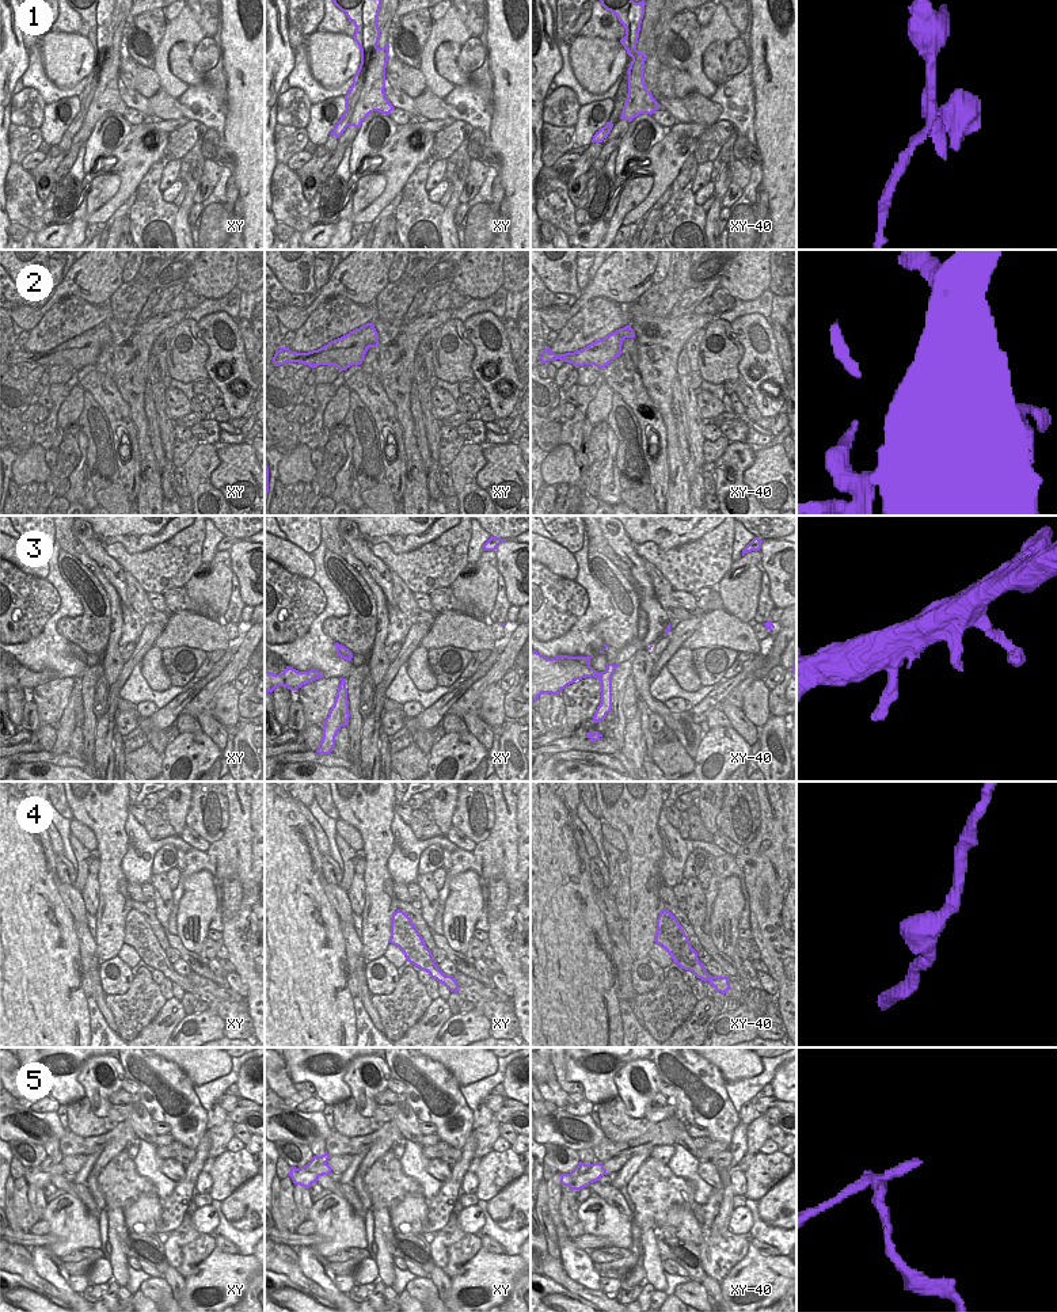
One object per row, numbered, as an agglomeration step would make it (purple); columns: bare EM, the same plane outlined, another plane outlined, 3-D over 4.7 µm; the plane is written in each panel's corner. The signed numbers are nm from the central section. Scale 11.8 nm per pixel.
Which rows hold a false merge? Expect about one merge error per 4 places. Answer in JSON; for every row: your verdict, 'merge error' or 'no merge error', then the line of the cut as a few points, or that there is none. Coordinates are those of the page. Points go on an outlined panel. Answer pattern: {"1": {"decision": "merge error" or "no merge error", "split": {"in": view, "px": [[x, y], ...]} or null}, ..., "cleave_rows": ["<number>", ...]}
{"1": {"decision": "merge error", "split": {"in": "xy", "px": [[377, 48], [376, 57], [368, 67], [365, 84], [349, 125]]}}, "2": {"decision": "no merge error", "split": null}, "3": {"decision": "no merge error", "split": null}, "4": {"decision": "no merge error", "split": null}, "5": {"decision": "merge error", "split": {"in": "xy", "px": [[326, 1162], [307, 1167]]}}, "cleave_rows": ["1", "5"]}

